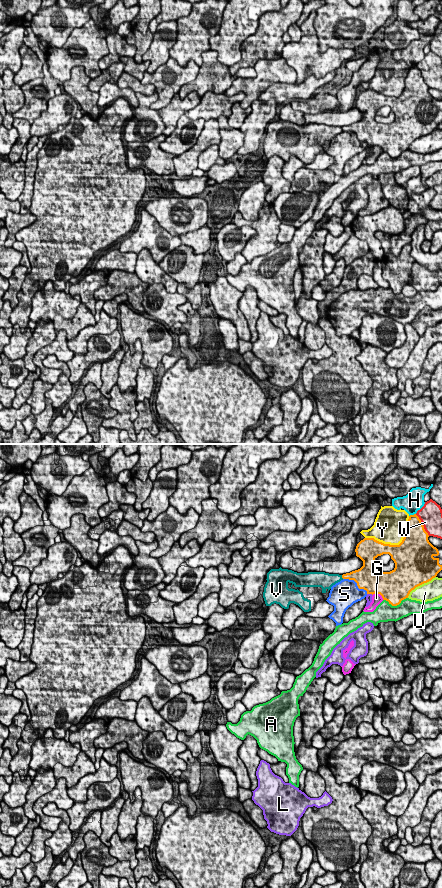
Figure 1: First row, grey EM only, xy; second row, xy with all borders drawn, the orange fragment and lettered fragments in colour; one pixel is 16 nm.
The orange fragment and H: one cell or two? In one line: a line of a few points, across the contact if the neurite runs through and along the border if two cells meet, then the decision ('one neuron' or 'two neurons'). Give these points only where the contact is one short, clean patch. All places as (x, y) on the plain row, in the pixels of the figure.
xy (415, 65), (409, 68) | two neurons

